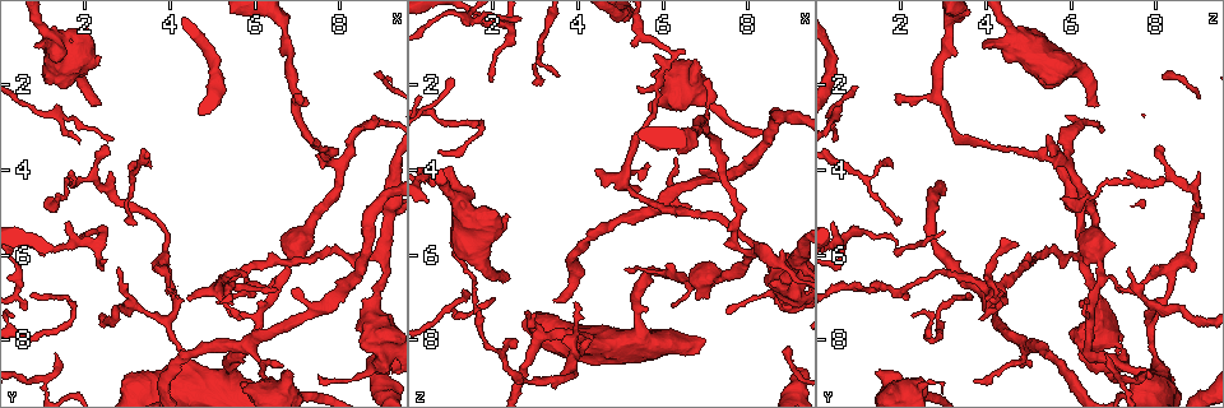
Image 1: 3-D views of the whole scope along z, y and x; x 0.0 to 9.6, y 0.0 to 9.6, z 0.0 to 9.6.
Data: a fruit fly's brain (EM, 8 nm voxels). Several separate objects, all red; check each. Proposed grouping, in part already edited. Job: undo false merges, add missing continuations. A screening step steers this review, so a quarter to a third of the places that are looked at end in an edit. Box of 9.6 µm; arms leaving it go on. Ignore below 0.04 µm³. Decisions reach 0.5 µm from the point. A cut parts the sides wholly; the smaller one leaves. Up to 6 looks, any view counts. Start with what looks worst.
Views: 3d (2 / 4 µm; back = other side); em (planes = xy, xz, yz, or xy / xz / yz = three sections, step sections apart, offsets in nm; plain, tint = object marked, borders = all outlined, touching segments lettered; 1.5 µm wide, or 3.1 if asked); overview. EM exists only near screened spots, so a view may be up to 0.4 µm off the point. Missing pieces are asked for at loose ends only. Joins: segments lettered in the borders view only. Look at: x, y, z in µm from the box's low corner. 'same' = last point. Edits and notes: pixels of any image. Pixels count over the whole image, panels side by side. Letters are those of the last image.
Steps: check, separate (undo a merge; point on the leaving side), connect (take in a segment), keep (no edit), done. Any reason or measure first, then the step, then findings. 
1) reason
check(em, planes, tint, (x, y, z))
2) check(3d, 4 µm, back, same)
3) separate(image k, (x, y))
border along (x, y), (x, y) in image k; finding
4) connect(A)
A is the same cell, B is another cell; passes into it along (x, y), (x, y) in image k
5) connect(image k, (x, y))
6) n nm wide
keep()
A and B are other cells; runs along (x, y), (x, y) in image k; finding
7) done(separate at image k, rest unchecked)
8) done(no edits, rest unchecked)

free end
check(3d, 2 µm, (2.40, 2.50, 6.55))

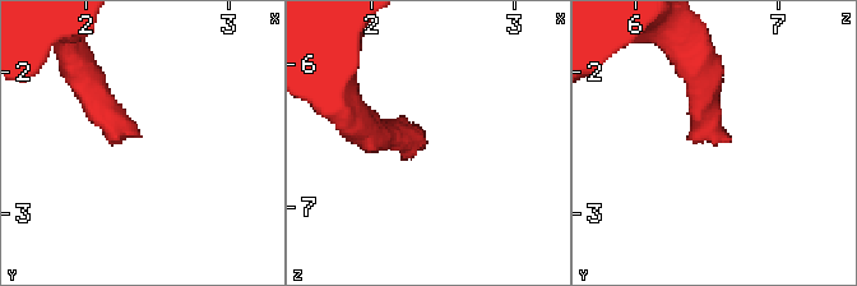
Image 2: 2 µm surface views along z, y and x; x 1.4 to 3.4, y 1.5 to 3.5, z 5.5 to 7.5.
check(em, planes, borders, (2.40, 2.46, 6.54))

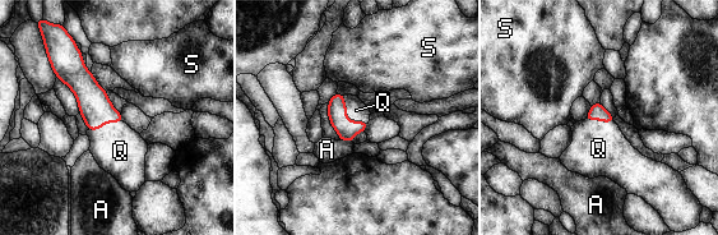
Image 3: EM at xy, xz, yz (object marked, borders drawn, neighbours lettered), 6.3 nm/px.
connect(Q)
Q is the same cell, A and S are other cells; passes into it along (347, 129), (346, 116), (356, 110) in image 3; the neuron continues

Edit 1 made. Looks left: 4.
check(overview)

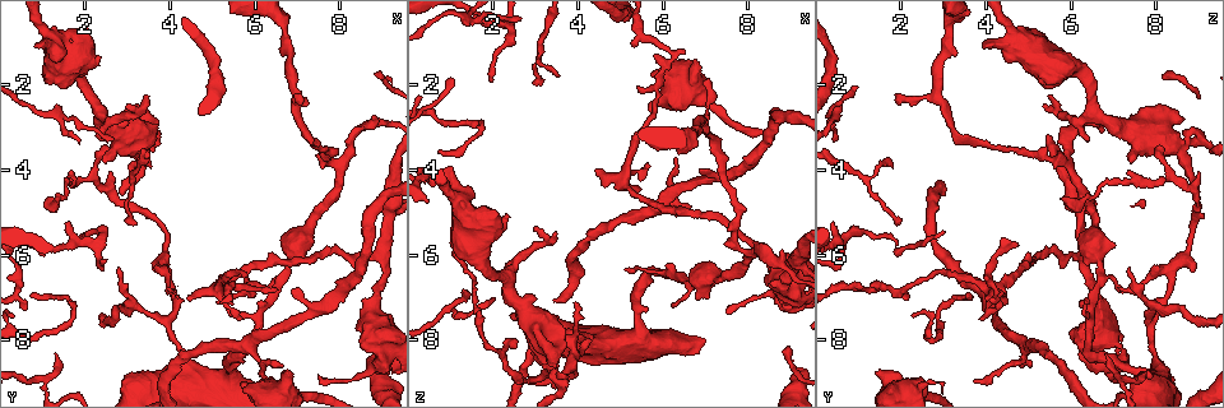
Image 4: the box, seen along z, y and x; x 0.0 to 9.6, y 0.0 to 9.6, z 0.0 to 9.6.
check(em, xz, step 8, borders, (6.30, 8.95, 3.70))

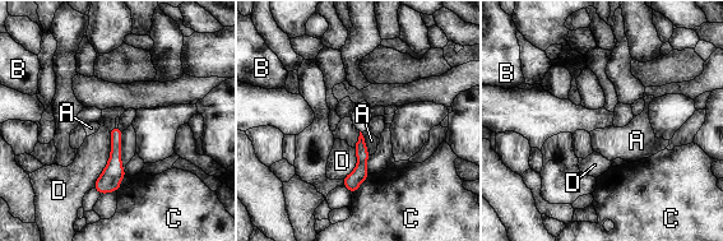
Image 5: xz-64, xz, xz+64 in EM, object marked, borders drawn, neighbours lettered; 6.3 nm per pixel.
another direction
check(em, planes, borders, same)

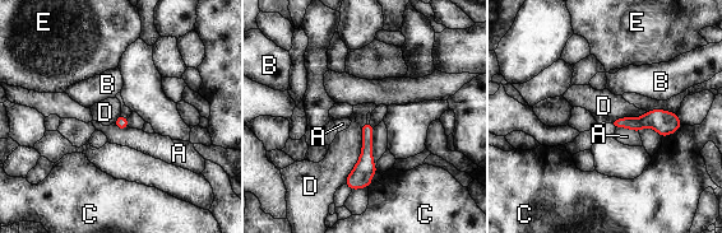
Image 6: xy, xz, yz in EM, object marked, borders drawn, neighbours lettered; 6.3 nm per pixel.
D touches over 420 nm
keep()
A, B, C, D and E are other cells; runs along (366, 126), (365, 168), (353, 186) in image 6; none of them fits

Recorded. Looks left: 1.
done(connect at image 3, rest unchecked)

